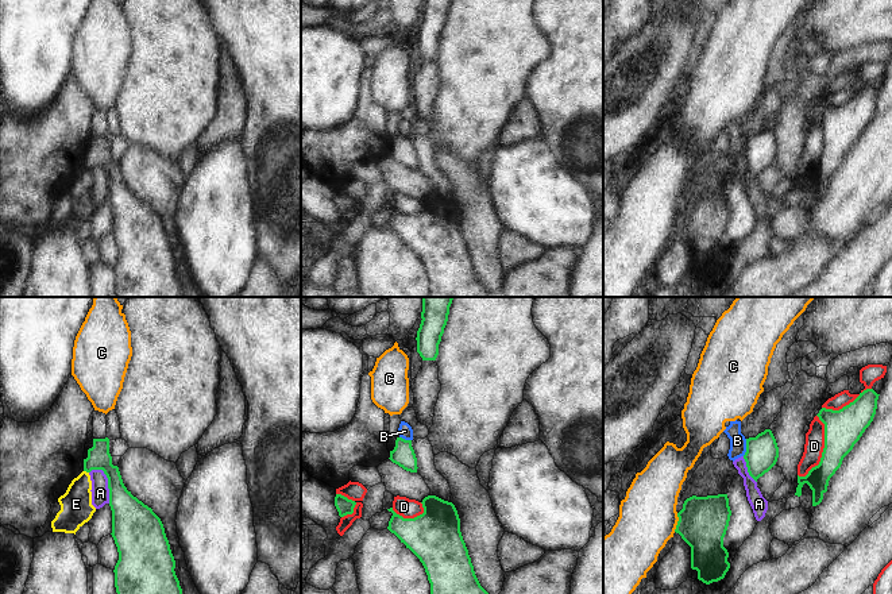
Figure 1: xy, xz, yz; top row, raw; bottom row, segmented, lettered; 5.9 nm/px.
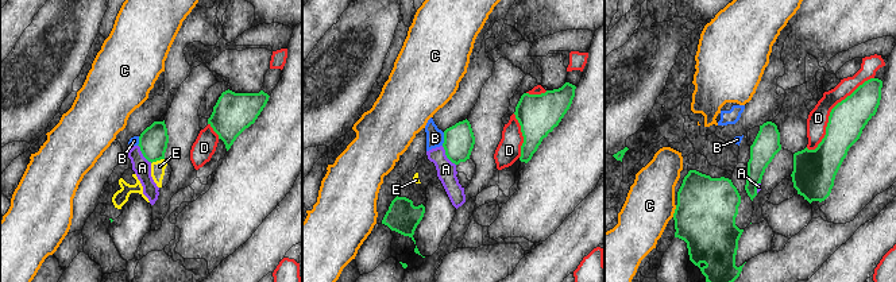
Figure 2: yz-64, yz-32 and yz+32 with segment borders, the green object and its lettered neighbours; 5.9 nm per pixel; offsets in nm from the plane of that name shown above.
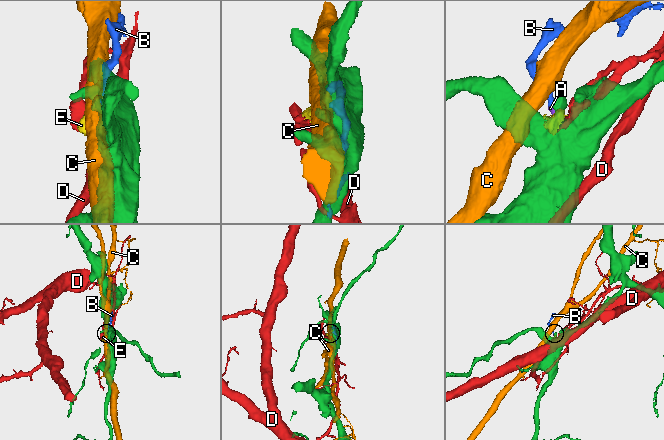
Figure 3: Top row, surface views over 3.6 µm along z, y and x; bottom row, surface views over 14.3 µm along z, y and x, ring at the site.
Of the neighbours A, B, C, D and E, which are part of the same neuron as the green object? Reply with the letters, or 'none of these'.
none of these

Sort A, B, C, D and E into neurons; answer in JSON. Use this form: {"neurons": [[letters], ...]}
{"neurons": [["A", "B"], ["C"], ["D"], ["E"]]}

